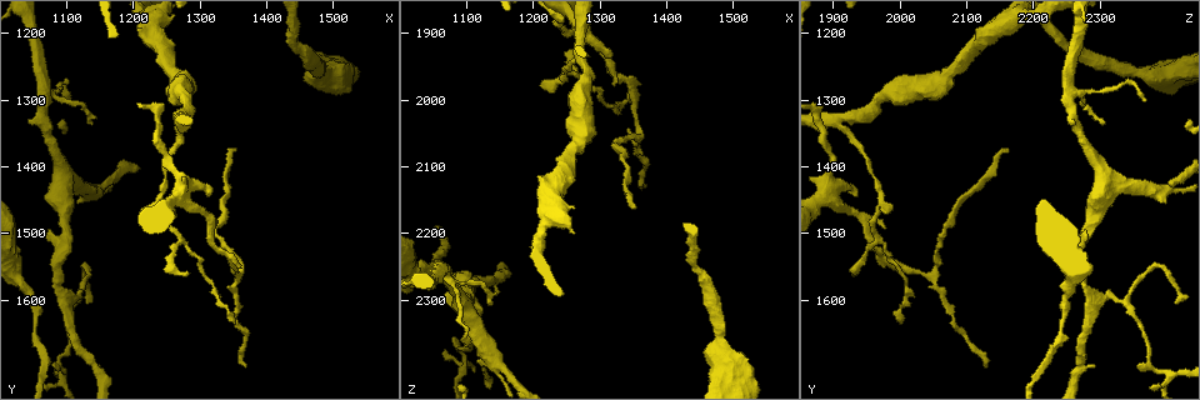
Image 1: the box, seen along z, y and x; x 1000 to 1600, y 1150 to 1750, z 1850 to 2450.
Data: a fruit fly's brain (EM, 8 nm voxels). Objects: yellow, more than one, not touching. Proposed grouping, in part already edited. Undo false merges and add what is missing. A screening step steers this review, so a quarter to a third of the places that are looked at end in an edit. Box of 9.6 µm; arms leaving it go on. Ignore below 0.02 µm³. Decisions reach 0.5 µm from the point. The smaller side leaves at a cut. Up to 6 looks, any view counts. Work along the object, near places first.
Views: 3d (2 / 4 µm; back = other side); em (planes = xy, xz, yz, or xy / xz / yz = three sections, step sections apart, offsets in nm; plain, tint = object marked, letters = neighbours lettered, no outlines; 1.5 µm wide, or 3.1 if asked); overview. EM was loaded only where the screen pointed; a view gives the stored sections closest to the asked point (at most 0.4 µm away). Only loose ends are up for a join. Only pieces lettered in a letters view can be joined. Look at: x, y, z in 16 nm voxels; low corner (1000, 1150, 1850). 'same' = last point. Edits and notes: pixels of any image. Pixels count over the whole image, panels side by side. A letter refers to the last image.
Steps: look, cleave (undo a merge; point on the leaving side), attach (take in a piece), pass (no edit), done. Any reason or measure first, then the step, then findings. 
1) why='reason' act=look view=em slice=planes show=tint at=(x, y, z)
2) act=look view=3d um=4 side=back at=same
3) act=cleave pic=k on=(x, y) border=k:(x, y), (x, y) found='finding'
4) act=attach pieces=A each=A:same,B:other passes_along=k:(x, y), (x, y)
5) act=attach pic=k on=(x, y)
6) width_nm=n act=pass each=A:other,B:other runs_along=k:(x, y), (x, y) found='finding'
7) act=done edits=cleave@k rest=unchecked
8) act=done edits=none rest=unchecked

why='free end' act=look view=em slice=planes show=letters at=(1305, 1440, 1935)

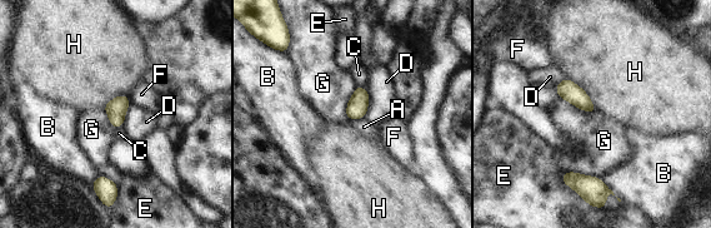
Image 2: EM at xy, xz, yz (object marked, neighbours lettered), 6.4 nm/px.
act=pass each=A:other,B:other,C:other,D:other,E:other,F:other,G:other,H:other border=2:(561, 98), (590, 113), (596, 110) found='no lettered piece goes on from it'

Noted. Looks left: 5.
why='branch stops here' act=look view=em slice=planes show=letters at=(1370, 1700, 2135)

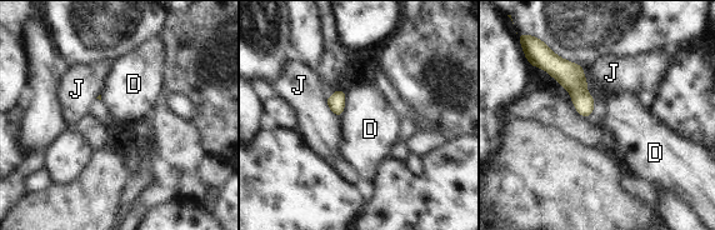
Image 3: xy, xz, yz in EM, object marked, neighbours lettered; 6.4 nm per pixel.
act=pass each=D:other,J:other border=3:(581, 66), (586, 91), (595, 101) found='none of them fits'

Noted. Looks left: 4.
why='an open end' act=look view=em slice=xy step=8 show=letters at=(1355, 1635, 2005)

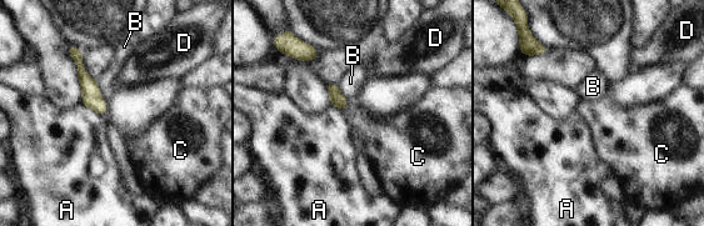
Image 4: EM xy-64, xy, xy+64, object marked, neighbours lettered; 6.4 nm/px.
act=pass each=A:other,B:other,C:other,D:other border=4:(349, 101), (341, 111) found='none of them fits'

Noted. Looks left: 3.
act=done edits=none rest=unchecked

